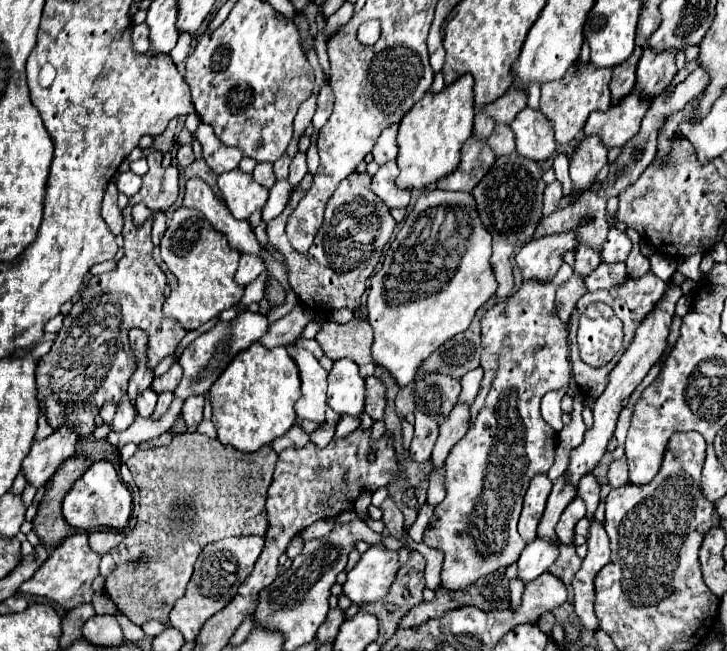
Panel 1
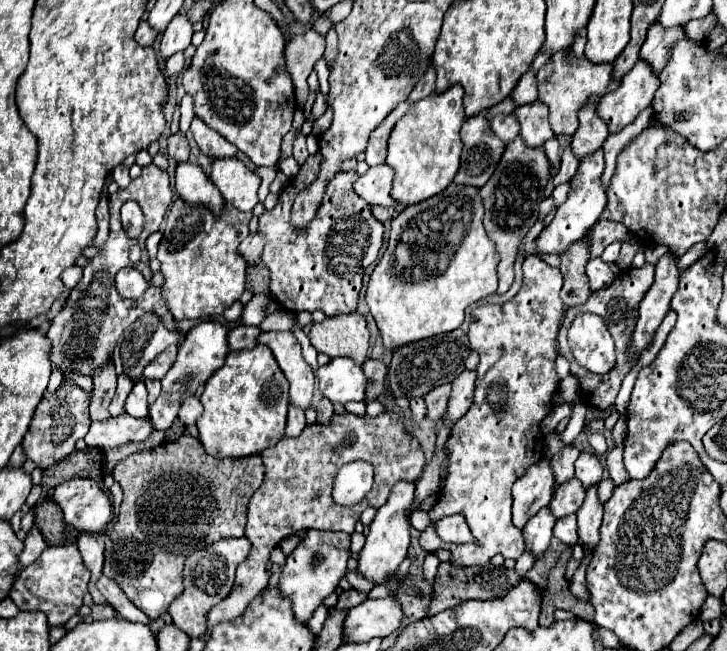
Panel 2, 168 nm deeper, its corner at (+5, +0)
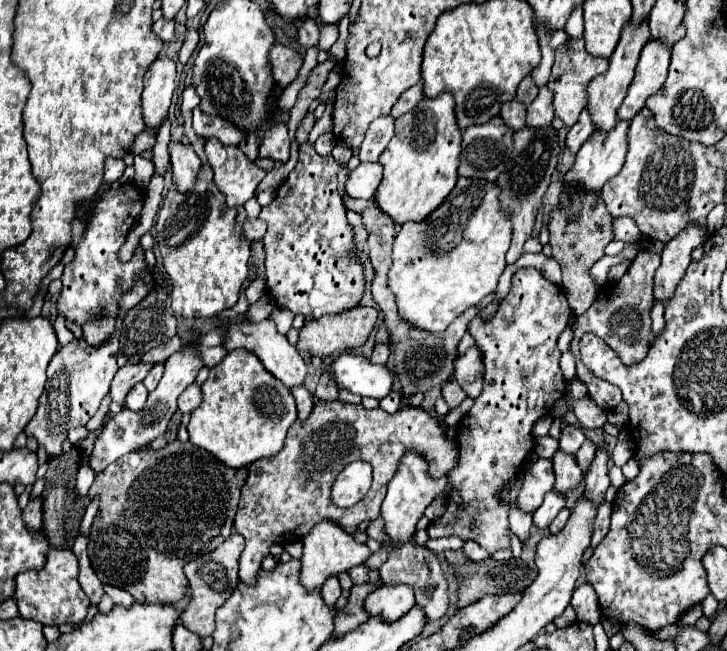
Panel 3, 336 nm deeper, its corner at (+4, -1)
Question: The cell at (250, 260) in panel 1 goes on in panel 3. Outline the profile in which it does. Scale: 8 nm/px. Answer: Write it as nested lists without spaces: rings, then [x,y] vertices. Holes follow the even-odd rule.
[[[247,219],[243,223],[243,231],[249,241],[257,241],[257,239],[263,239],[263,235],[267,231],[267,223],[261,219]]]

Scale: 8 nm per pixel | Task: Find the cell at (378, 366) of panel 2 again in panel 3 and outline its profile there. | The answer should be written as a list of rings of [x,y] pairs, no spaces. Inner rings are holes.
[[[375,345],[371,361],[379,363],[379,365],[385,365],[387,359],[389,359],[389,355],[391,355],[391,345]]]

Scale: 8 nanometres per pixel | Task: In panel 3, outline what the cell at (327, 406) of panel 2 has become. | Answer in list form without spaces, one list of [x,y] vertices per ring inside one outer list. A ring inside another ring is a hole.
[[[321,373],[315,397],[321,401],[335,401],[339,395],[339,389],[335,389],[335,381],[331,381],[331,373]]]

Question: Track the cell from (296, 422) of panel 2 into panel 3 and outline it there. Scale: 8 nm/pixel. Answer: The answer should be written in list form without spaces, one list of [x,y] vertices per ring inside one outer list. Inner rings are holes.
[[[297,385],[293,391],[293,397],[297,401],[297,411],[299,411],[299,421],[305,421],[307,415],[313,409],[313,395],[309,393],[309,389],[305,385]]]

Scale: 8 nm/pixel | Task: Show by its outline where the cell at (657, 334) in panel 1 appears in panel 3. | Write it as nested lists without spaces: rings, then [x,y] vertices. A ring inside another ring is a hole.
[[[687,225],[673,241],[669,241],[661,253],[661,265],[655,273],[655,299],[667,301],[681,277],[685,275],[687,265],[691,263],[691,253],[697,245],[703,245],[709,237],[707,227]]]

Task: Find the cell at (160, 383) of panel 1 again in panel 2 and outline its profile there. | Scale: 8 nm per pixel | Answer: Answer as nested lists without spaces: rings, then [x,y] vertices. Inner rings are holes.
[[[176,344],[170,346],[170,348],[166,348],[166,352],[162,352],[152,364],[148,364],[148,368],[144,370],[142,378],[152,378],[152,380],[158,378],[160,380],[162,376],[166,376],[166,372],[172,368],[172,364],[176,360],[176,350],[178,350]]]

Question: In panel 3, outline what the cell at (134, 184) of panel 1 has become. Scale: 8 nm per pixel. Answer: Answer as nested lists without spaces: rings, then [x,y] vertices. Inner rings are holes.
[[[107,157],[105,161],[105,167],[103,167],[103,181],[105,183],[115,183],[125,171],[125,163],[123,159],[115,159],[115,157]]]

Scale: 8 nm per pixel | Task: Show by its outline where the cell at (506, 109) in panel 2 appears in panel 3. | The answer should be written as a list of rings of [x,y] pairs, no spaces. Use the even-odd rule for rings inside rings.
[[[525,77],[521,83],[519,83],[519,89],[517,89],[517,101],[521,101],[521,103],[525,103],[525,105],[529,105],[535,97],[537,97],[537,91],[539,91],[539,87],[533,83],[533,79],[531,77]]]

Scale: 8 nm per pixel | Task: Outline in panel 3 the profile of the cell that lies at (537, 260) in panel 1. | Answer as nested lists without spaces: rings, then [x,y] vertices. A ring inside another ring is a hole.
[[[617,121],[615,129],[607,133],[599,133],[599,129],[593,131],[593,135],[579,149],[575,165],[565,175],[565,181],[569,181],[573,187],[599,193],[601,187],[607,183],[607,179],[615,177],[623,167],[625,153],[627,153],[627,129],[629,129],[629,121]]]

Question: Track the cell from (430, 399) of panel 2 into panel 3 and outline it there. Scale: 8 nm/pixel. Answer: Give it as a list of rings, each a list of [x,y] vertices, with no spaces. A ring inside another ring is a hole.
[[[449,381],[449,383],[443,385],[443,397],[445,397],[447,405],[449,405],[451,409],[455,409],[455,407],[461,405],[461,401],[467,397],[467,393],[463,393],[463,389],[459,387],[457,381]]]

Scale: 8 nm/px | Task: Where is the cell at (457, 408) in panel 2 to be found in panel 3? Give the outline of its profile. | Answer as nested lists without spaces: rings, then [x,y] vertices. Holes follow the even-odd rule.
[[[475,345],[469,347],[455,361],[455,381],[467,391],[469,397],[477,397],[483,385],[483,355]]]

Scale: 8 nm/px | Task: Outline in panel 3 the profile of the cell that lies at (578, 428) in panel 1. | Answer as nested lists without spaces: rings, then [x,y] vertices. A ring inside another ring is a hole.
[[[565,351],[561,355],[561,369],[563,369],[563,375],[565,375],[567,381],[575,377],[575,357],[573,357],[571,351]]]

